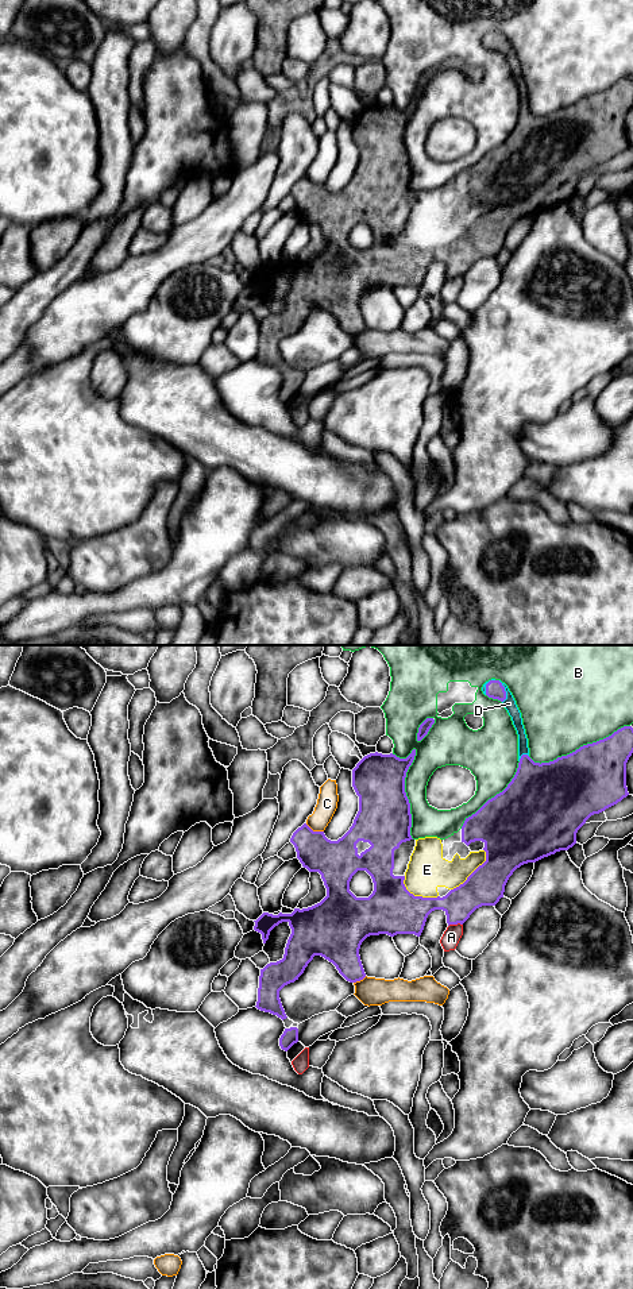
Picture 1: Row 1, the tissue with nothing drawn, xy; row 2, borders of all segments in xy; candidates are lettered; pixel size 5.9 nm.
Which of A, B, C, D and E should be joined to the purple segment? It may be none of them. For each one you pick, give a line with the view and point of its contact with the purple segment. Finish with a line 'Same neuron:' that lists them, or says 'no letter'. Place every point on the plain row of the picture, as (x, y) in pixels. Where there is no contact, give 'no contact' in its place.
D: contact xy (505, 43)
E: contact xy (473, 224)
Same neuron: D, E

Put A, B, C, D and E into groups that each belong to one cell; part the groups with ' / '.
A / B / C / D E

